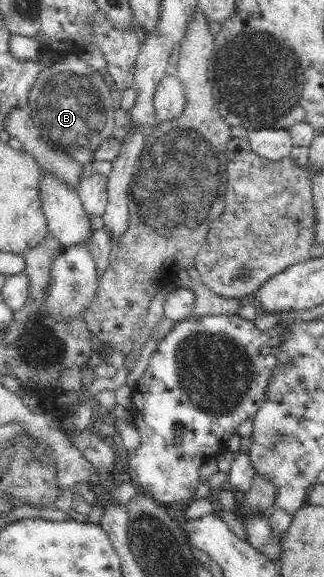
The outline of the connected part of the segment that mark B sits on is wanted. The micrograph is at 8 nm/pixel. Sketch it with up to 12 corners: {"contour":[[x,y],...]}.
{"contour":[[43,67],[27,107],[43,141],[89,167],[113,136],[106,74]]}

